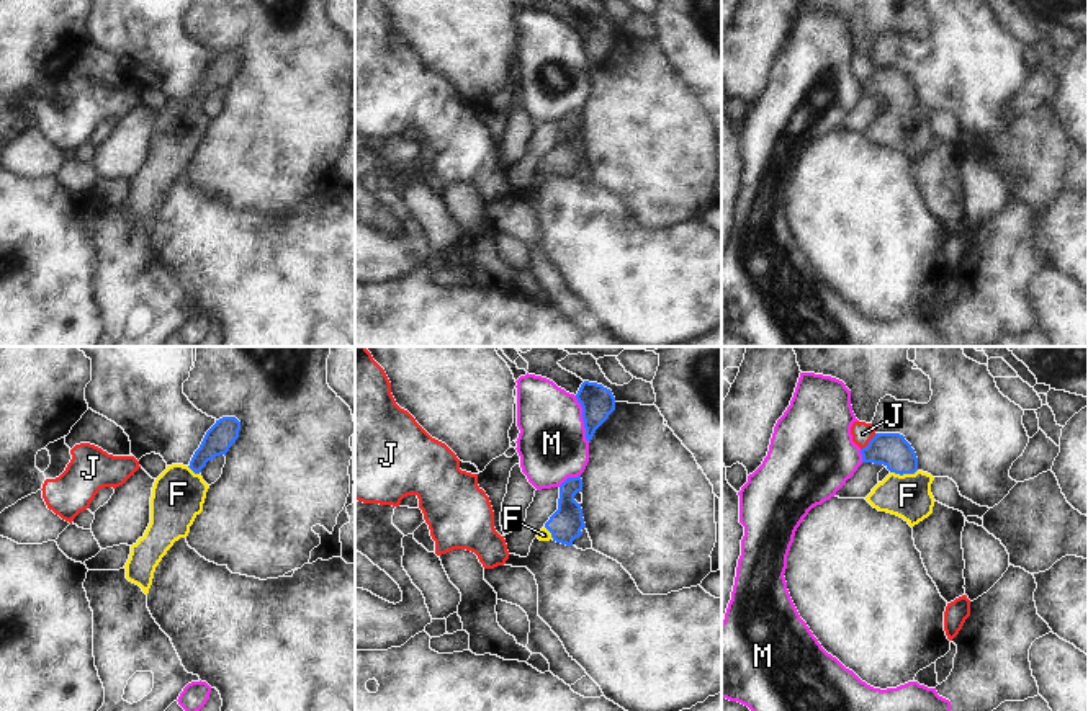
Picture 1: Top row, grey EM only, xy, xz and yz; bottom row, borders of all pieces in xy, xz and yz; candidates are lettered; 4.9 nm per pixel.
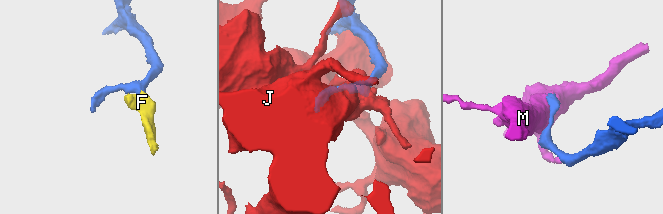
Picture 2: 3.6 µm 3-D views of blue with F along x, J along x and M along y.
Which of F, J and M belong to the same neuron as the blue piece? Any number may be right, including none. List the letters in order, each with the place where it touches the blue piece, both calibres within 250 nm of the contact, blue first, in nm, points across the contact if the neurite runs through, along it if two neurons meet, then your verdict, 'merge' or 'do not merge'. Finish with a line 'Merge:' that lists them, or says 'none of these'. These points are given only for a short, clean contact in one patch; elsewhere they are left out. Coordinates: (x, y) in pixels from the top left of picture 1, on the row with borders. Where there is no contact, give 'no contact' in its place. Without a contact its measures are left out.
F: yz (903, 473) | 170/220 nm | across yz (892, 450), (900, 458), (903, 473), (905, 492), (908, 496) | merge
J: yz (869, 442) | 170/100 nm | do not merge
M: xz (583, 419) | 170/340 nm | do not merge
Merge: F

